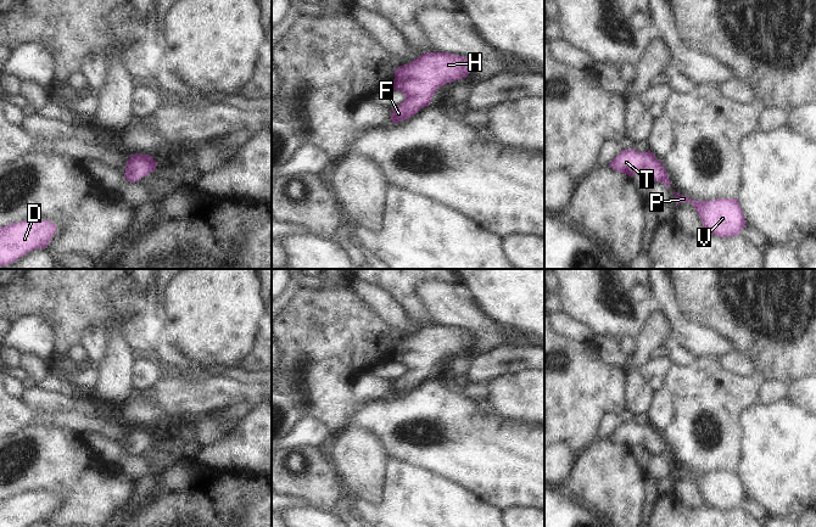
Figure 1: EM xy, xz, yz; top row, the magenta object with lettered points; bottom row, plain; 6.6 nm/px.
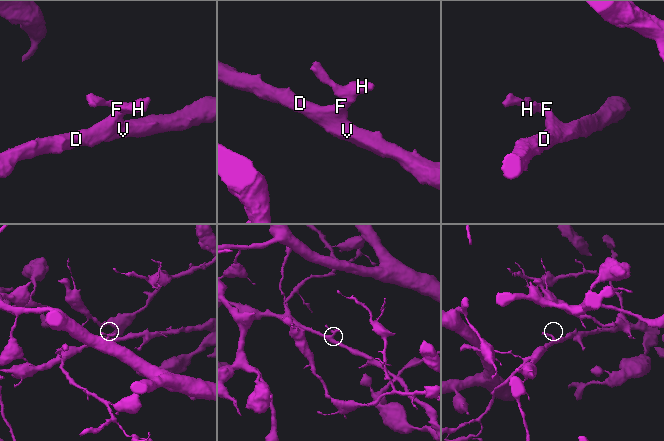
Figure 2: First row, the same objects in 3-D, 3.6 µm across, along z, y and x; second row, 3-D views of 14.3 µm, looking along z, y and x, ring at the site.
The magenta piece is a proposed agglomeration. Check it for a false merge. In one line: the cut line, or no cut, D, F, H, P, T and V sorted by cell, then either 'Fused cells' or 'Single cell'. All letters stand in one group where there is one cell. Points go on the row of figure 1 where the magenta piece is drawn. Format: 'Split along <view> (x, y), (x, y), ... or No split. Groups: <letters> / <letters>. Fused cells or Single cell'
No split. Groups: D F H P T V. Single cell

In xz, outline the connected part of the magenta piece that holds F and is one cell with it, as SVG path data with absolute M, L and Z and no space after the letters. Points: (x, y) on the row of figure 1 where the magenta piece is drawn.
M426 52L420 55L417 60L399 66L395 71L395 79L392 89L403 94L404 101L397 107L392 108L392 123L398 123L417 114L420 108L430 106L431 99L436 90L446 83L465 78L471 69L469 58L448 52Z

